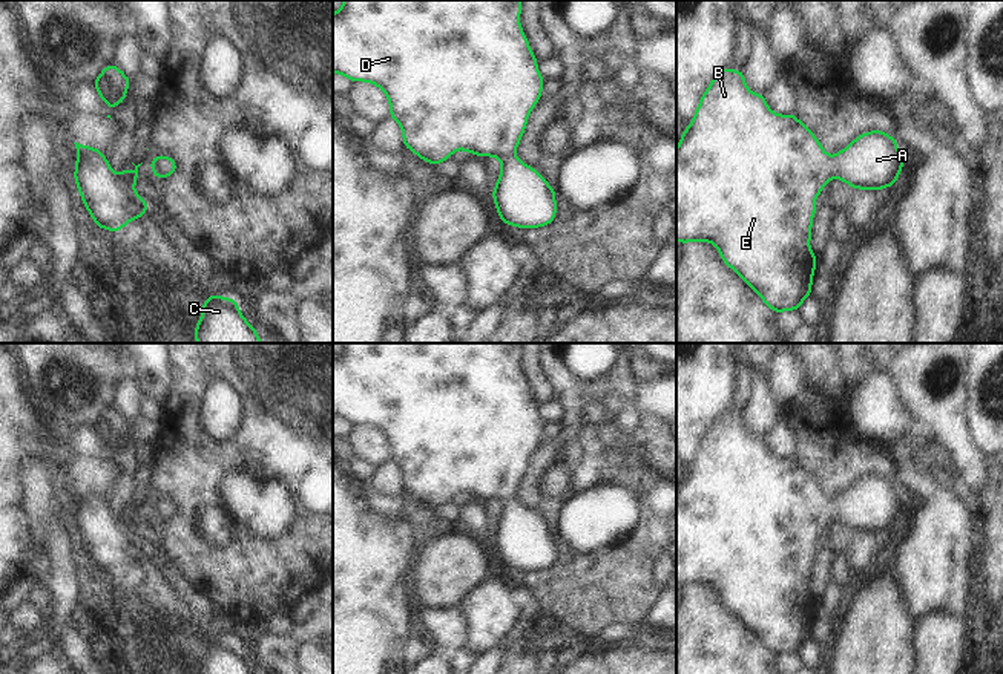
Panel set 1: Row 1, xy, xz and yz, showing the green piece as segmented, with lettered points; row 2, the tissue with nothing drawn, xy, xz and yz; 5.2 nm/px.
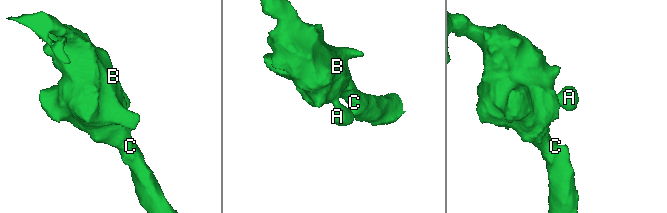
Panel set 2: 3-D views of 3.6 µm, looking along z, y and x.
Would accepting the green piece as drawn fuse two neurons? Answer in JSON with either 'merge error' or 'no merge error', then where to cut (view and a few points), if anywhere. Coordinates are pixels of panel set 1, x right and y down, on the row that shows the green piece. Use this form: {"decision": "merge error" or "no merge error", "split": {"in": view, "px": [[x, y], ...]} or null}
{"decision": "no merge error", "split": null}

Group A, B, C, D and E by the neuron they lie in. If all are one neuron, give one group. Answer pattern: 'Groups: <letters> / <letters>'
Groups: A B C D E.

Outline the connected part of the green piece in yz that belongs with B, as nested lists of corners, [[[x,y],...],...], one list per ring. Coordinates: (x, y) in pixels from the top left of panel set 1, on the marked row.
[[[728,64],[704,92],[676,149],[676,240],[715,244],[725,265],[736,271],[771,311],[799,311],[802,300],[811,296],[817,259],[808,242],[816,211],[814,199],[824,185],[834,176],[854,188],[882,190],[896,184],[902,168],[896,139],[880,130],[859,135],[830,158],[808,127],[793,113],[782,116],[771,112],[765,95],[748,90],[744,70],[733,72]]]

